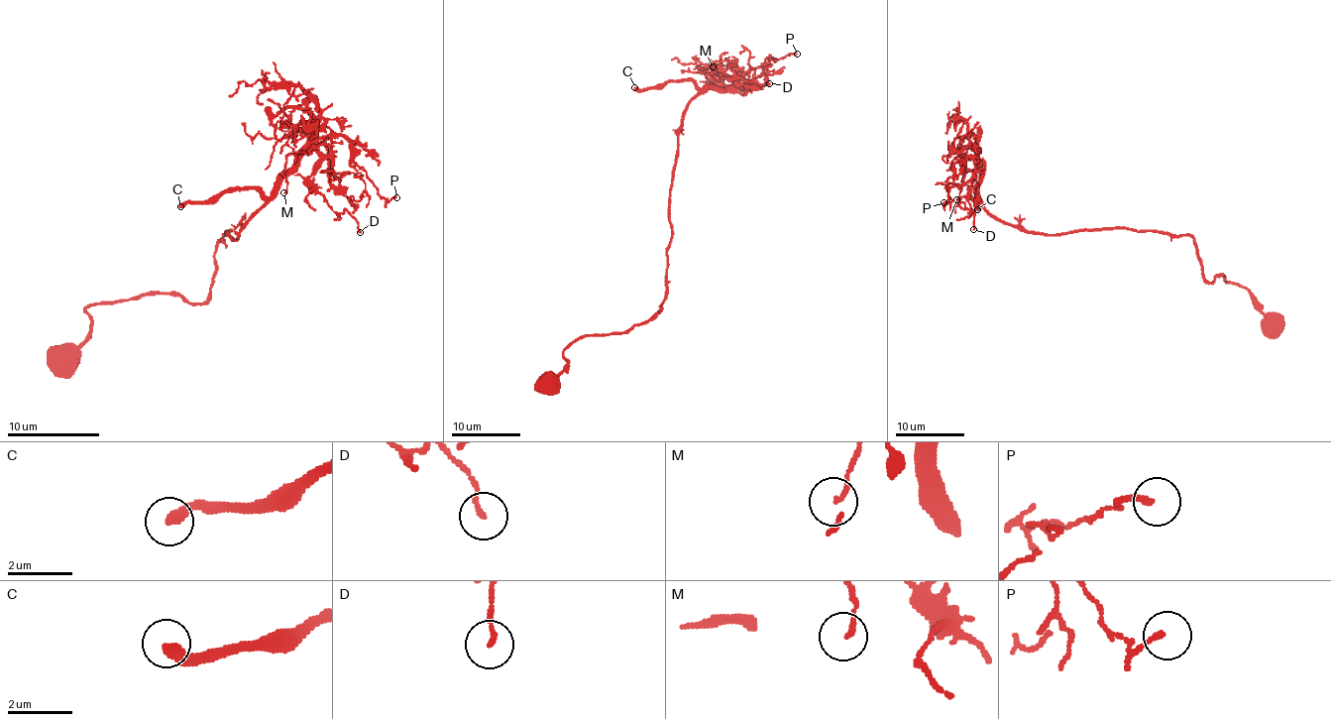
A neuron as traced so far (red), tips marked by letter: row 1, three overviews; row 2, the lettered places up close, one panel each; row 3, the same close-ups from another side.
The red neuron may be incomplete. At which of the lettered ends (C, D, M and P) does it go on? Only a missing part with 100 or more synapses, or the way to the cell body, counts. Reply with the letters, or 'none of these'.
C

